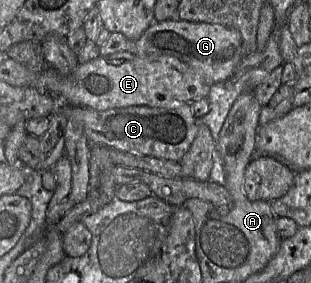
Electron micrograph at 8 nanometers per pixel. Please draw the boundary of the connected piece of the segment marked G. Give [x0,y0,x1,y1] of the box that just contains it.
[99,17,244,87]

